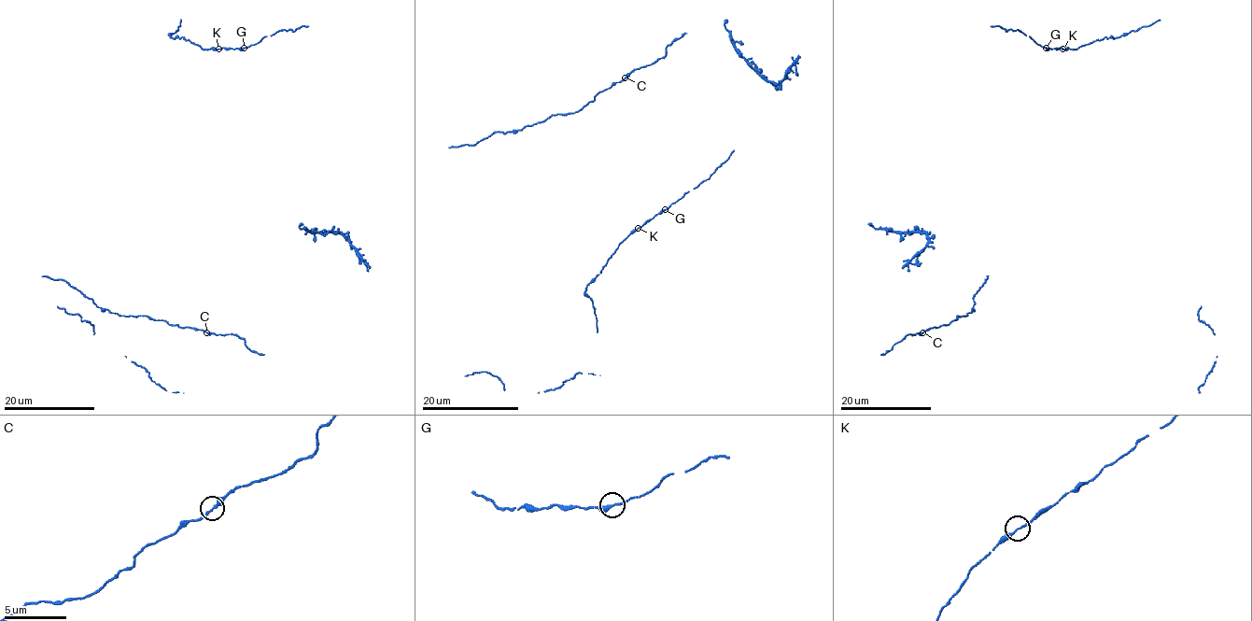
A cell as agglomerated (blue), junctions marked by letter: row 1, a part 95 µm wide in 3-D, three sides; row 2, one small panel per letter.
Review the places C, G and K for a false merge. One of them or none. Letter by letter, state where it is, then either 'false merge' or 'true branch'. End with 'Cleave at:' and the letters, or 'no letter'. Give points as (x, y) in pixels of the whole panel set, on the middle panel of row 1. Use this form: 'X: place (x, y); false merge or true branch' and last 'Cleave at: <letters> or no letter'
C: place (625, 77); true branch
G: place (665, 209); true branch
K: place (638, 228); true branch
Cleave at: no letter

